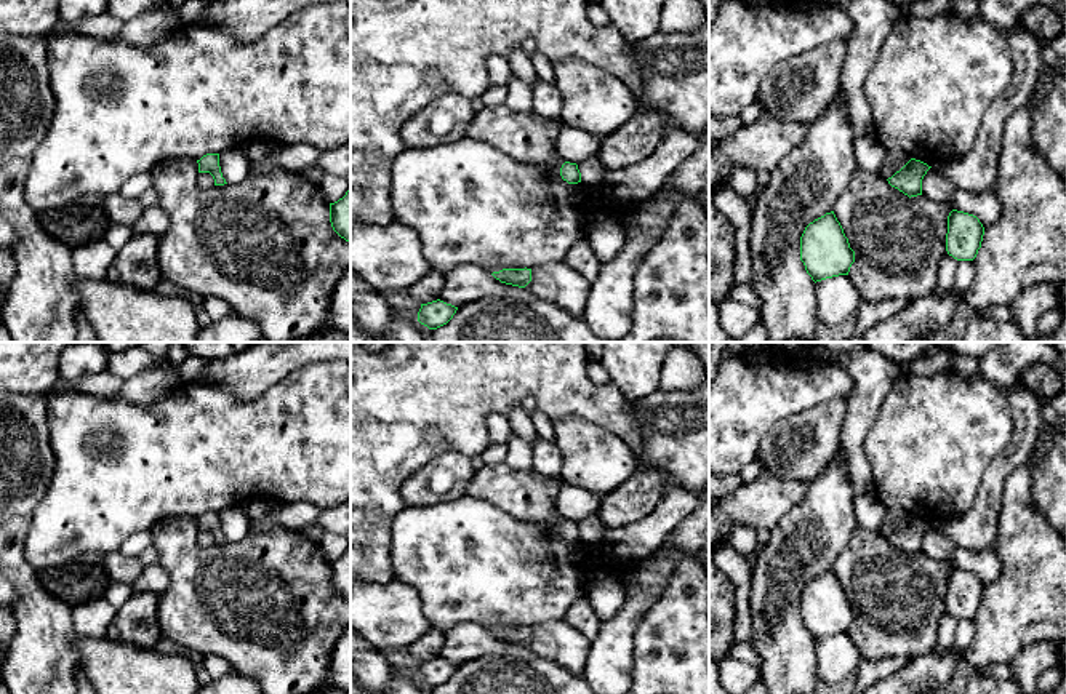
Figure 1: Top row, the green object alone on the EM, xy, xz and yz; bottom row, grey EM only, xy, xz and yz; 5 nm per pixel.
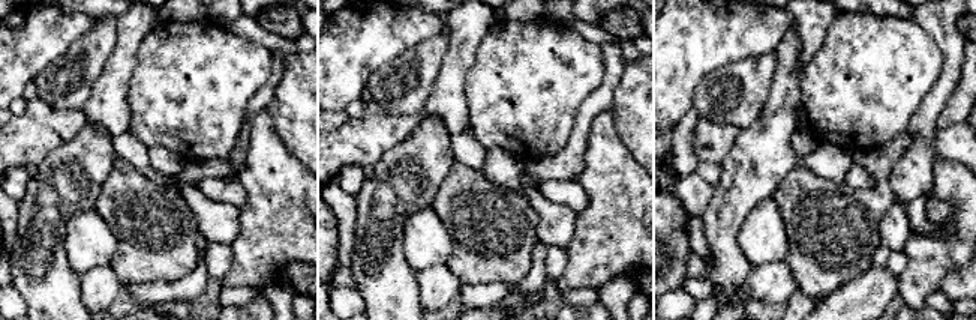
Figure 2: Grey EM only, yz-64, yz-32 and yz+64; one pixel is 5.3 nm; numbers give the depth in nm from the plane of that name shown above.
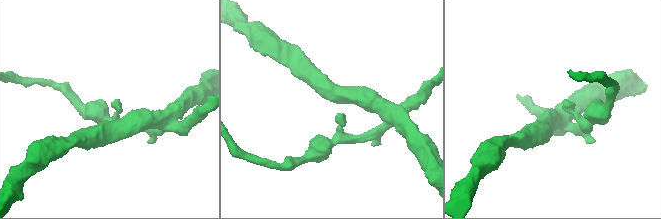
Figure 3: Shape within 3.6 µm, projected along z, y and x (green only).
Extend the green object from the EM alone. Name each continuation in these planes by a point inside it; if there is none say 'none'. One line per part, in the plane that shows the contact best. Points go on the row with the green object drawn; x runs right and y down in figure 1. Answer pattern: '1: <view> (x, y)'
none

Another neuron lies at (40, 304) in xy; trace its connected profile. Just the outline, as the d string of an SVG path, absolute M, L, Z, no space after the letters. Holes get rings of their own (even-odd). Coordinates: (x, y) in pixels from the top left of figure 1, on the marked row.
M0 34L0 216L3 216L16 232L13 246L16 277L2 302L0 323L14 342L77 342L75 310L78 296L72 283L77 278L106 280L107 269L117 254L104 238L75 248L69 248L54 240L40 225L40 213L22 200L34 150L46 134L54 110L56 101L48 78L45 38Z

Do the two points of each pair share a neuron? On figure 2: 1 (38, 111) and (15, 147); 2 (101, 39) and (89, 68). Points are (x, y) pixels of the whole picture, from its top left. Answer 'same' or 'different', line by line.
1: same
2: same

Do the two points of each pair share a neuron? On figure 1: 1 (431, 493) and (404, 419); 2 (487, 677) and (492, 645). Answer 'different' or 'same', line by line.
1: different
2: different

